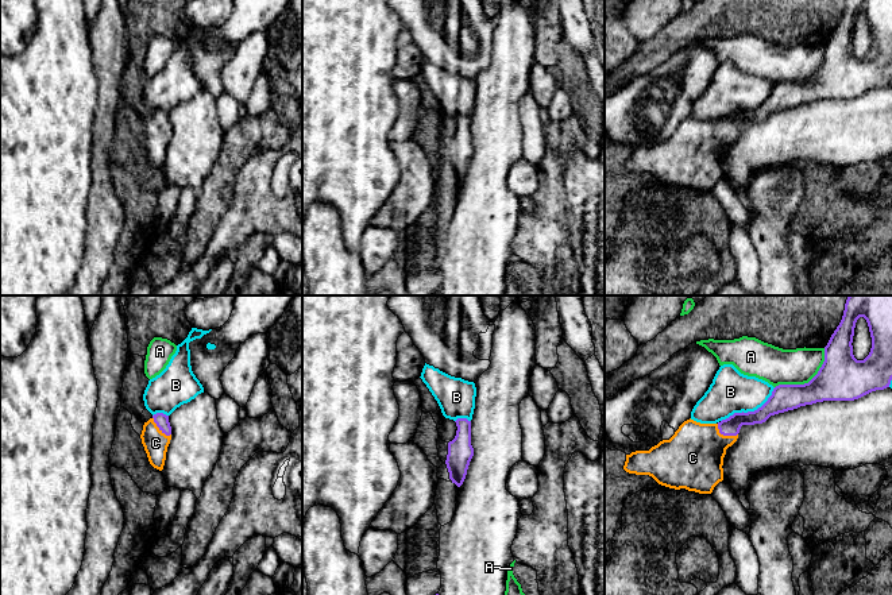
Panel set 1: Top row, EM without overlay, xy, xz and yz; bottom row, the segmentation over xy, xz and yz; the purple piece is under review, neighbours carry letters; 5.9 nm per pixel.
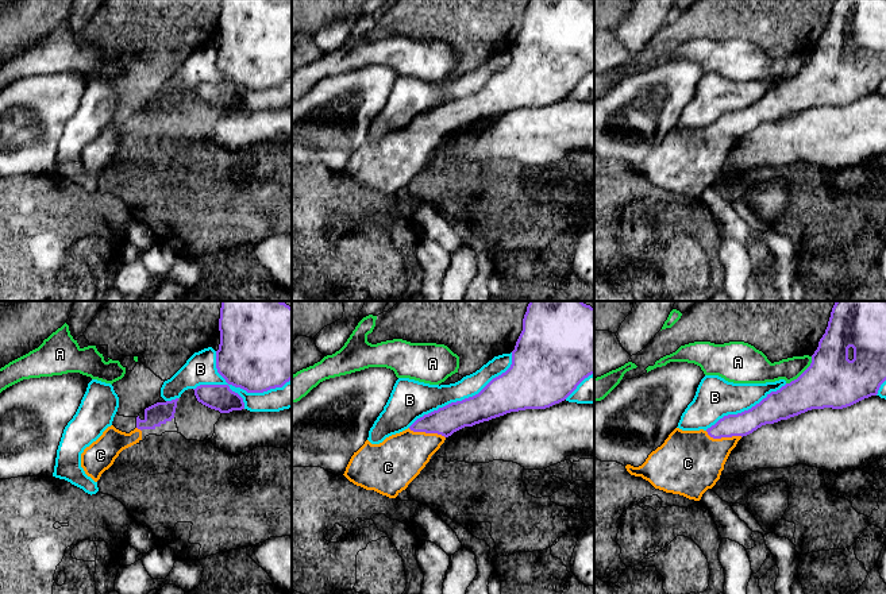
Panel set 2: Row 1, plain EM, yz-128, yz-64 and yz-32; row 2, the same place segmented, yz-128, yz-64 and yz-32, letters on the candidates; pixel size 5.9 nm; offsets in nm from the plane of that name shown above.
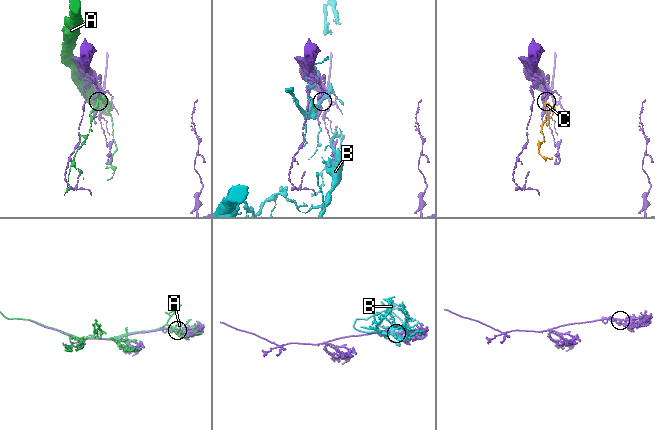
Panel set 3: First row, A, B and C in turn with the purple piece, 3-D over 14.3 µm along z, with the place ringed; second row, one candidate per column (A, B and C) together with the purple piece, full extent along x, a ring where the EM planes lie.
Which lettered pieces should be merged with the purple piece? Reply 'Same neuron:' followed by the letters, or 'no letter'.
Same neuron: C

